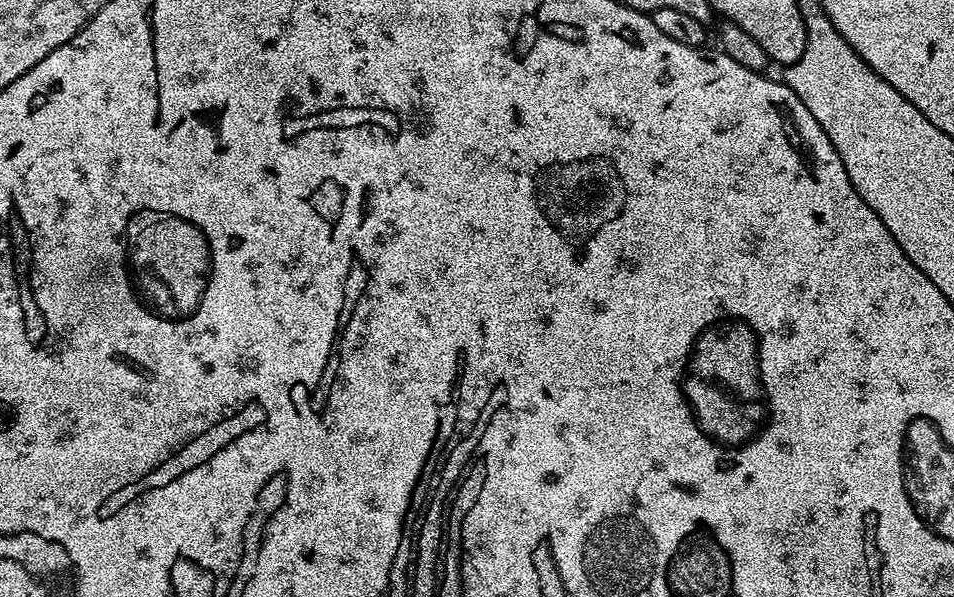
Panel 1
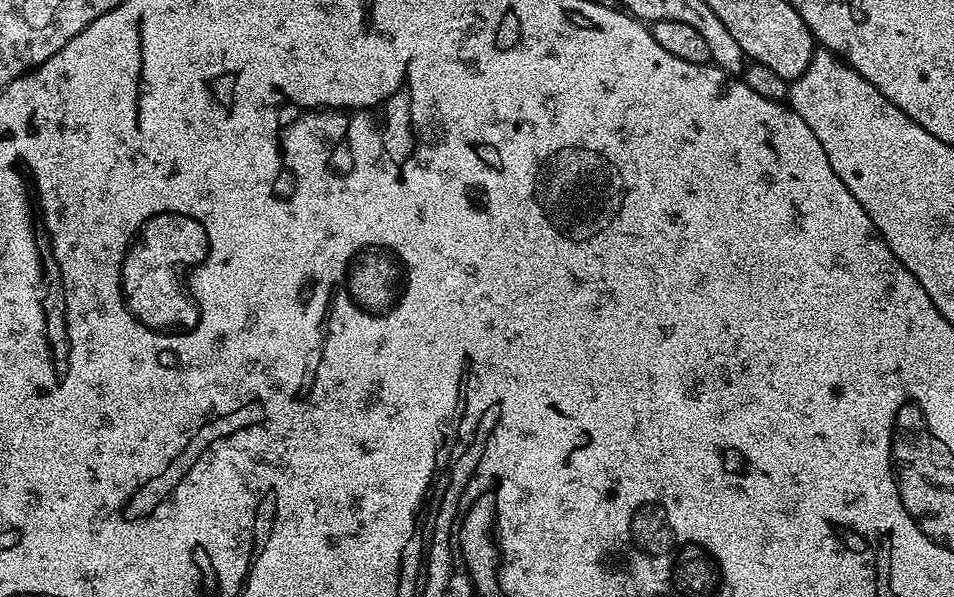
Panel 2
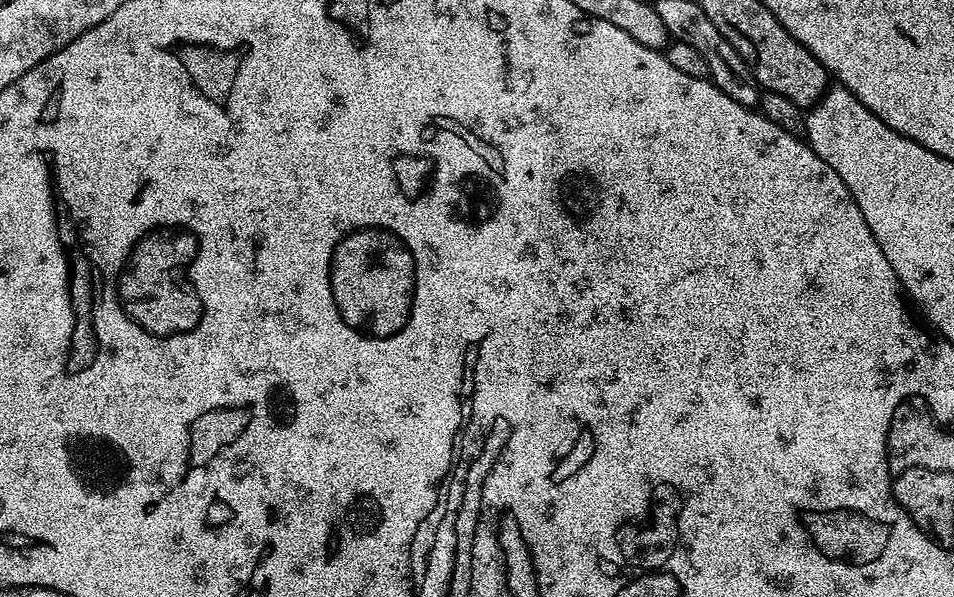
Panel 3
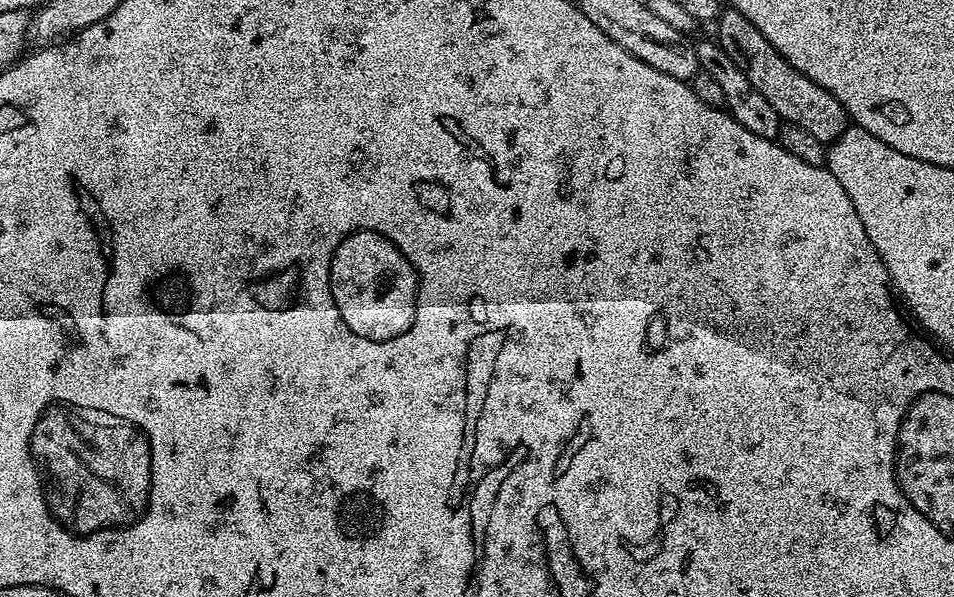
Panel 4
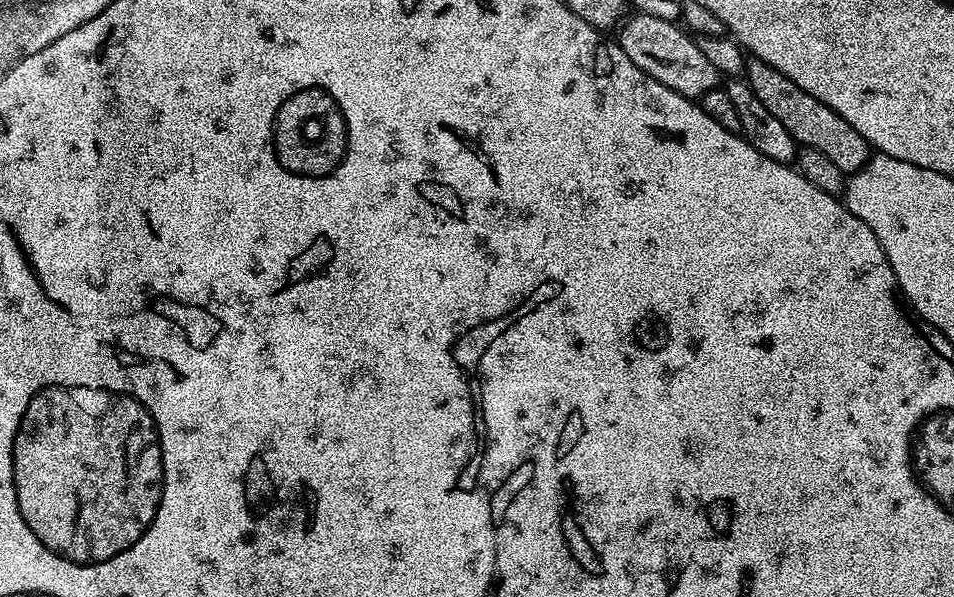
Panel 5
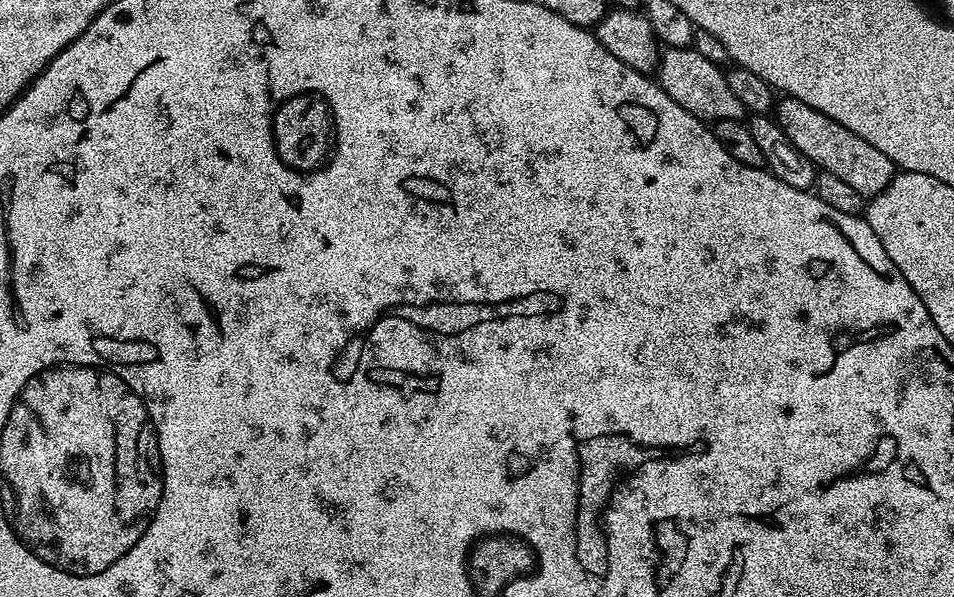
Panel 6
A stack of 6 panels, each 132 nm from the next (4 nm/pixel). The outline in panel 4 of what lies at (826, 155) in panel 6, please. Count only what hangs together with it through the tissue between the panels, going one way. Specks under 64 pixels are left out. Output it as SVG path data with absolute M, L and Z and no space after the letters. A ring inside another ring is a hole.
M728 6L720 13L718 27L718 43L722 50L726 50L730 58L734 58L734 66L738 66L738 70L742 70L742 74L746 74L751 84L766 97L766 102L770 102L770 106L778 110L783 123L802 126L802 130L814 134L814 138L818 138L818 142L826 146L850 127L848 112L842 102L838 102L838 98L834 98L830 90L818 86L818 82L794 70L790 62L786 62L786 58L782 58L782 54L778 54L778 50L774 50L770 42L766 42L762 30L758 30L758 26L750 22L750 18Z

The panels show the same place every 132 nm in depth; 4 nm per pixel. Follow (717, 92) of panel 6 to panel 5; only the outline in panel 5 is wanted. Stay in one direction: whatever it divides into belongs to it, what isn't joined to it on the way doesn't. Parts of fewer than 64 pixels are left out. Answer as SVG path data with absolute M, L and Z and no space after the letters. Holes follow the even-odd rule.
M632 14L619 25L619 32L618 43L626 54L626 58L630 58L630 62L634 62L634 66L638 66L638 70L642 70L647 76L662 82L662 86L689 98L703 98L707 92L721 87L722 75L702 54L695 39L679 23L654 18L650 14Z

